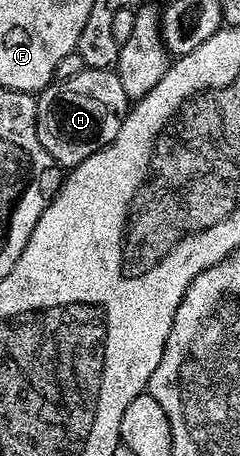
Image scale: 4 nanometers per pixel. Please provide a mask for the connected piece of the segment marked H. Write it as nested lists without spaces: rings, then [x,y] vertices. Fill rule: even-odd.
[[[84,68],[80,74],[72,78],[56,80],[50,86],[40,90],[36,100],[37,108],[37,140],[53,156],[60,167],[70,168],[81,164],[81,160],[89,160],[93,152],[105,148],[121,132],[121,124],[129,109],[129,99],[125,88],[121,88],[121,80],[115,70],[93,70]]]

